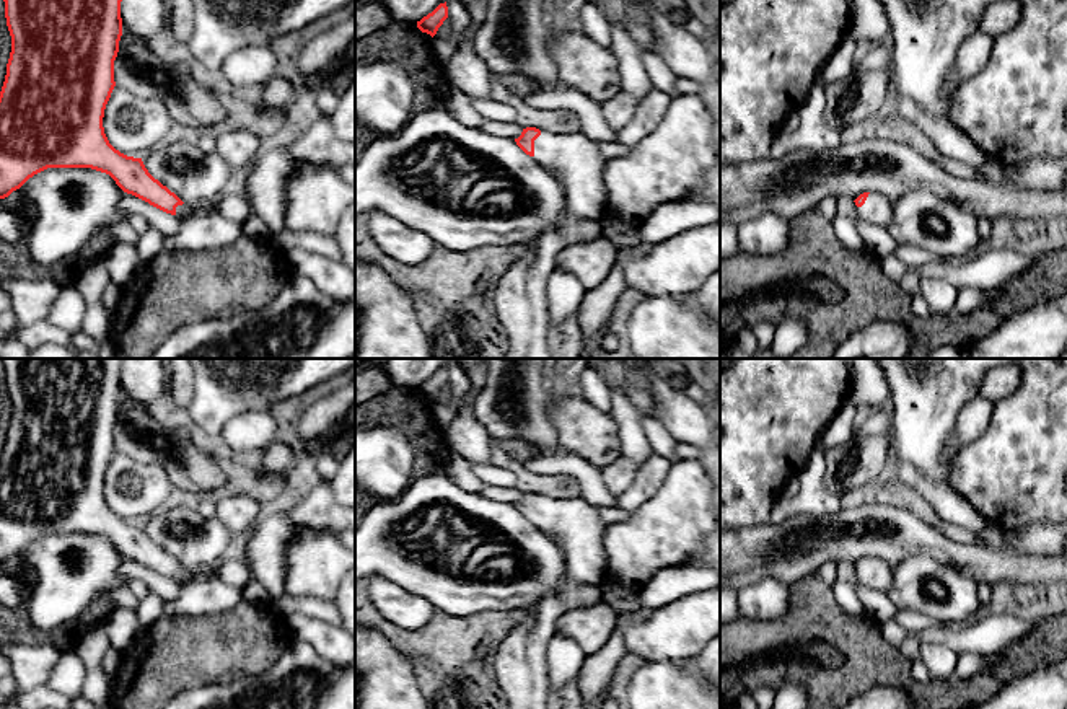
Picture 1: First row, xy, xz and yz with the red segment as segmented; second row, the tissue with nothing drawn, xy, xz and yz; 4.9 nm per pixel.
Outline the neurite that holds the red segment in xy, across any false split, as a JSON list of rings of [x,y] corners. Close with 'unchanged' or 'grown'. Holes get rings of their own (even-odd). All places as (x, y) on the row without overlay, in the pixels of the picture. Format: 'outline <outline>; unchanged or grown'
outline [[[2,359],[11,401],[11,417],[0,456],[0,564],[20,554],[29,543],[47,533],[91,533],[109,539],[127,559],[186,585],[202,577],[218,577],[218,566],[184,569],[155,544],[142,523],[116,515],[103,492],[106,469],[116,451],[114,425],[122,401],[122,359]]]; grown

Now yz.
outline [[[863,557],[855,566],[858,583],[880,590],[888,592],[893,585],[893,569],[875,557]]]; grown

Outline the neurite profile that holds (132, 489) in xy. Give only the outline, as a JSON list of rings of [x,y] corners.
[[[114,451],[103,482],[109,509],[134,523],[140,523],[143,515],[165,509],[173,489],[161,468],[121,451]]]

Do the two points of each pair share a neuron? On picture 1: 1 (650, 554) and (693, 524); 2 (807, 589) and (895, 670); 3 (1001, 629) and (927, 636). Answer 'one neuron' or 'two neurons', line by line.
1: one neuron
2: one neuron
3: one neuron

